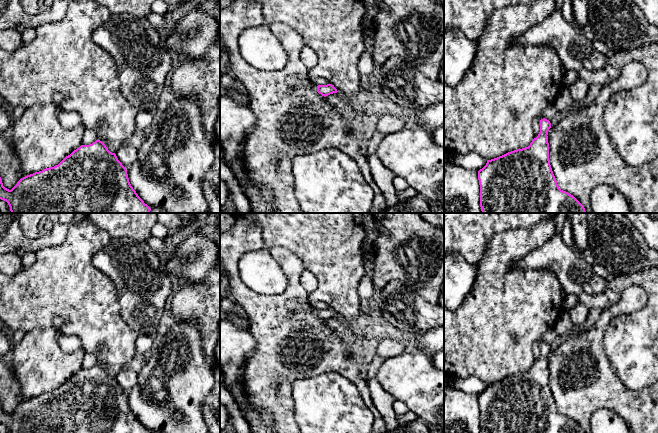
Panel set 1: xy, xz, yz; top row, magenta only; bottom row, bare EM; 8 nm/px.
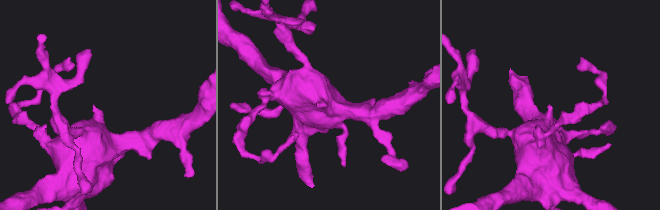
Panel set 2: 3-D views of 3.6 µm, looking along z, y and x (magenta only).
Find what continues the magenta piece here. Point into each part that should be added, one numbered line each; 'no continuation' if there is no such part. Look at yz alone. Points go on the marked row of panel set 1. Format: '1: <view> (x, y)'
no continuation

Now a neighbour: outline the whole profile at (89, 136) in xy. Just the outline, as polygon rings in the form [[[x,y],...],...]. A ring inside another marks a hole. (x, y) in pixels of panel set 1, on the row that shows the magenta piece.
[[[94,128],[85,129],[82,138],[82,145],[89,145],[92,144],[97,140],[96,131]]]

